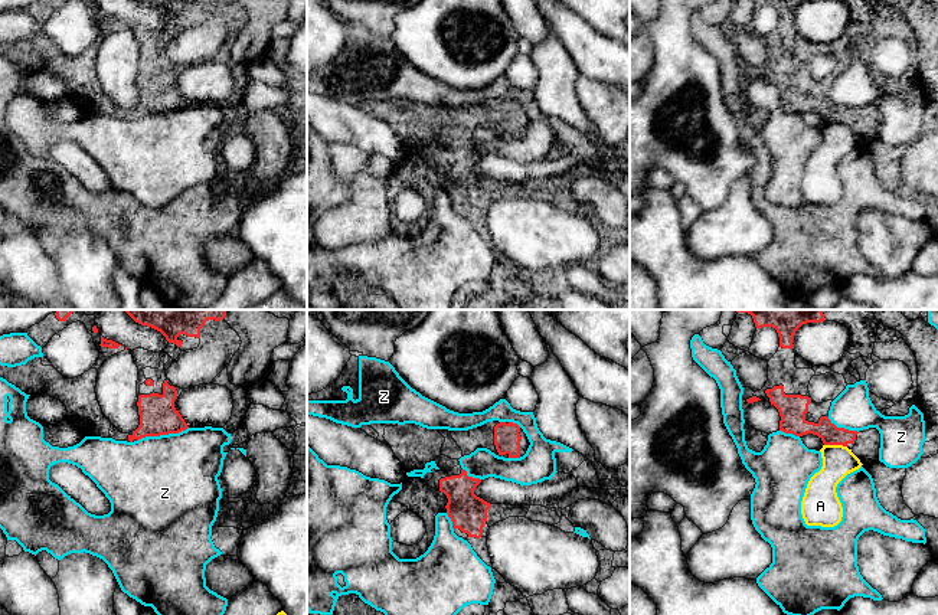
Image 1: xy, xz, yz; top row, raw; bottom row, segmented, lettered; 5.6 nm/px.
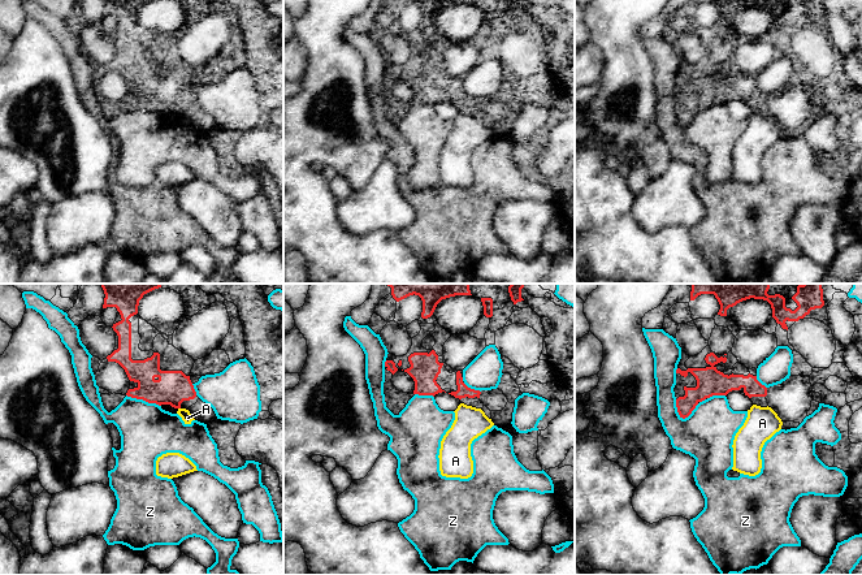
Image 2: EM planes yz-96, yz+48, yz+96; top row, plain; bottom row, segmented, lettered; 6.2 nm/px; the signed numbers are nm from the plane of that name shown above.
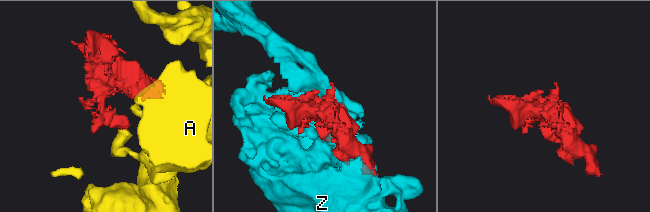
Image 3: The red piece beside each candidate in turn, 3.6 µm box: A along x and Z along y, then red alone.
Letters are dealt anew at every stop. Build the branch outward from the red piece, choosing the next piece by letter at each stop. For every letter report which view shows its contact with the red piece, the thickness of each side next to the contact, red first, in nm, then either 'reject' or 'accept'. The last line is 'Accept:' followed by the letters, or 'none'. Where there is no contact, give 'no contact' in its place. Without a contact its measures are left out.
A: yz | 120/180 nm | reject
Z: xy | 200/480 nm | reject
Accept: none

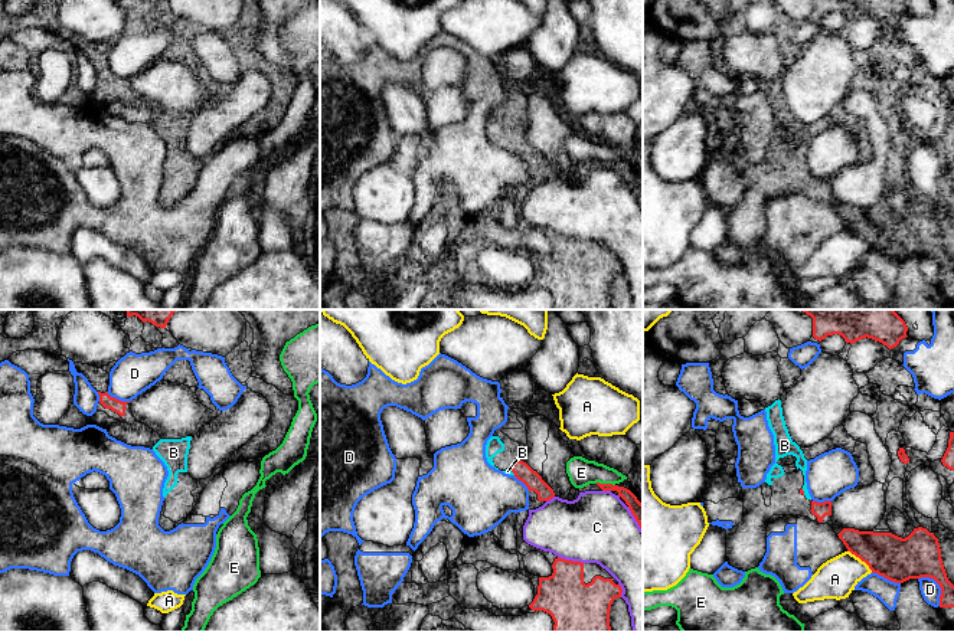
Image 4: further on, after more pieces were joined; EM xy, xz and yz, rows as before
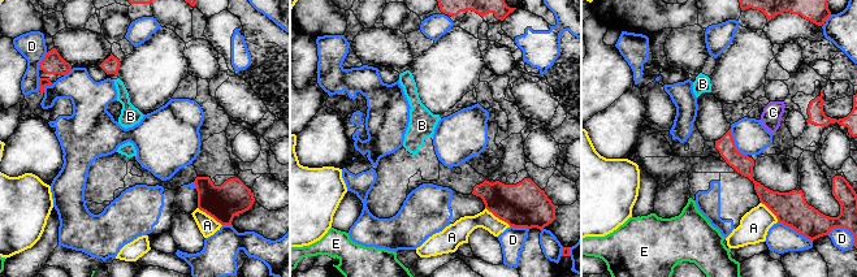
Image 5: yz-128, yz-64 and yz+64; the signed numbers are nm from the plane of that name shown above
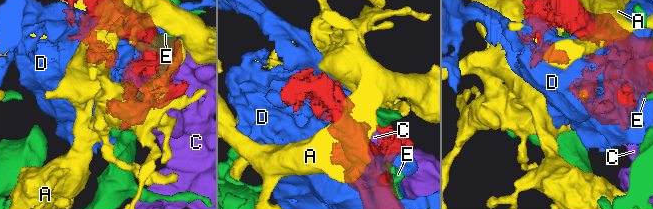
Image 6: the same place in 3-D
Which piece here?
A: yz | 240/220 nm | reject
B: xz | 100/30 nm | accept
C: xz | 280/400 nm | reject
D: yz | 240/110 nm | reject
E: xz | 90/150 nm | reject
Accept: B

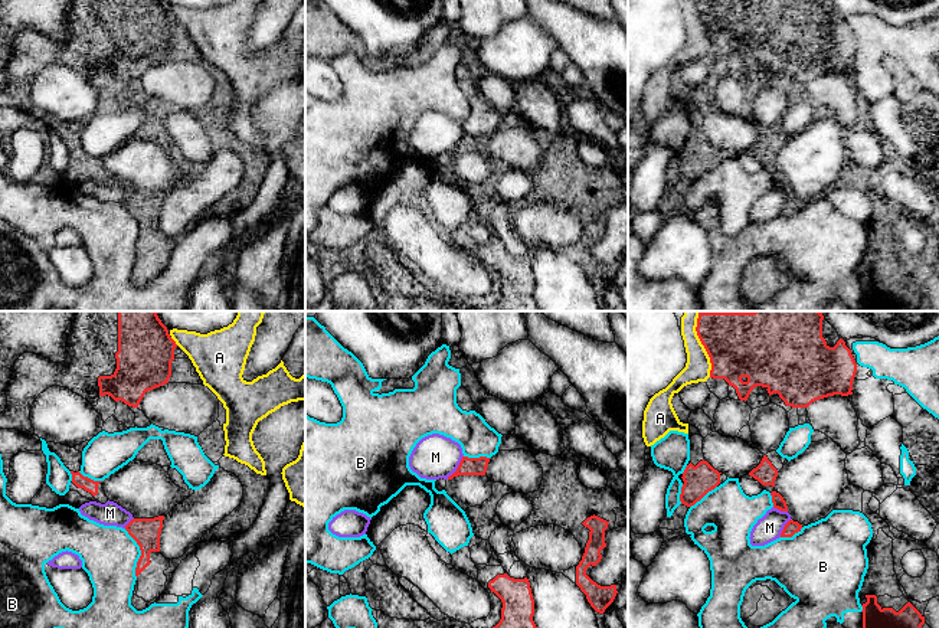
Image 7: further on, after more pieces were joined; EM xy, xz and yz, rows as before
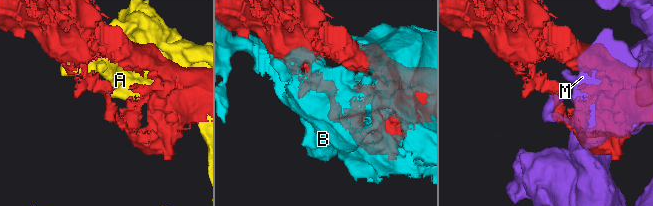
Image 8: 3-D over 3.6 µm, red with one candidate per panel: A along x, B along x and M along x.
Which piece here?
A: yz | 360/140 nm | reject
B: xy | 160/320 nm | reject
M: xz | 100/240 nm | reject
Accept: none

